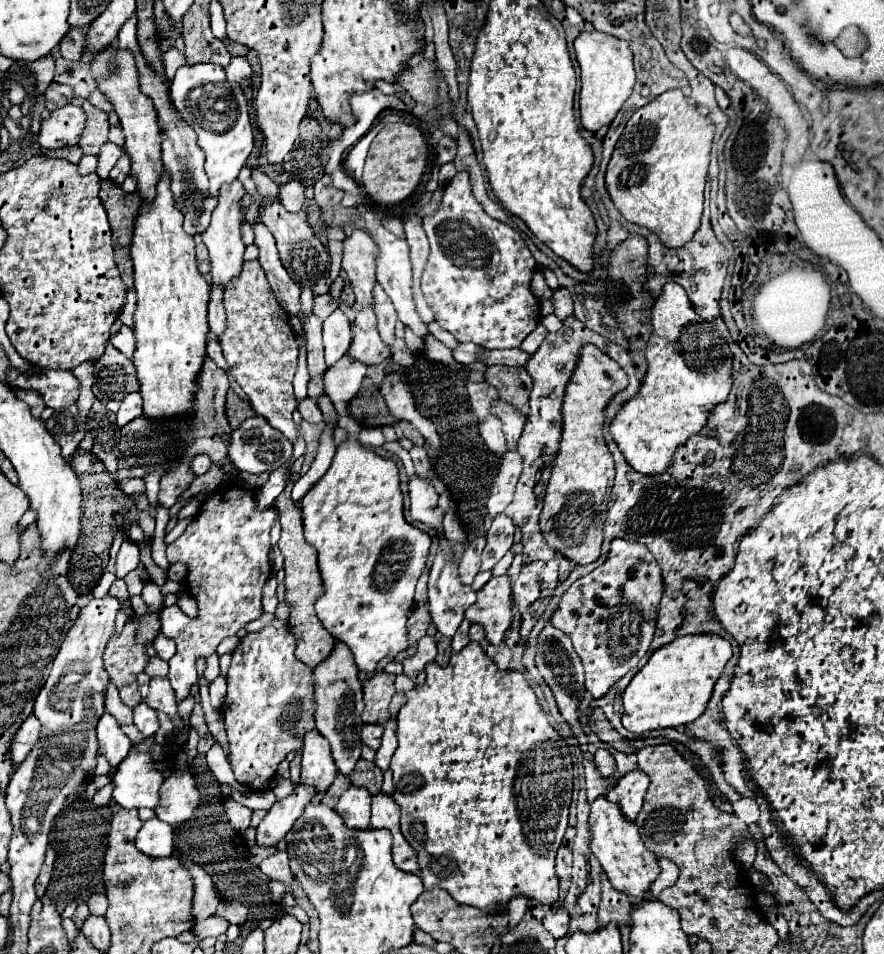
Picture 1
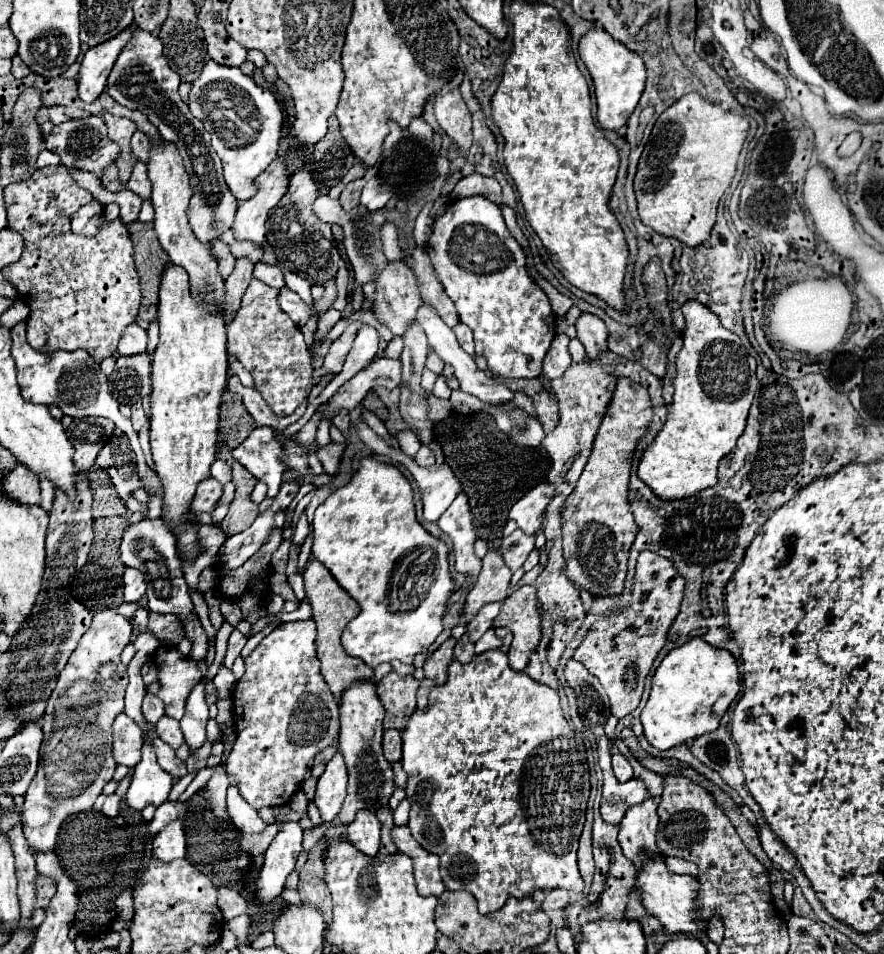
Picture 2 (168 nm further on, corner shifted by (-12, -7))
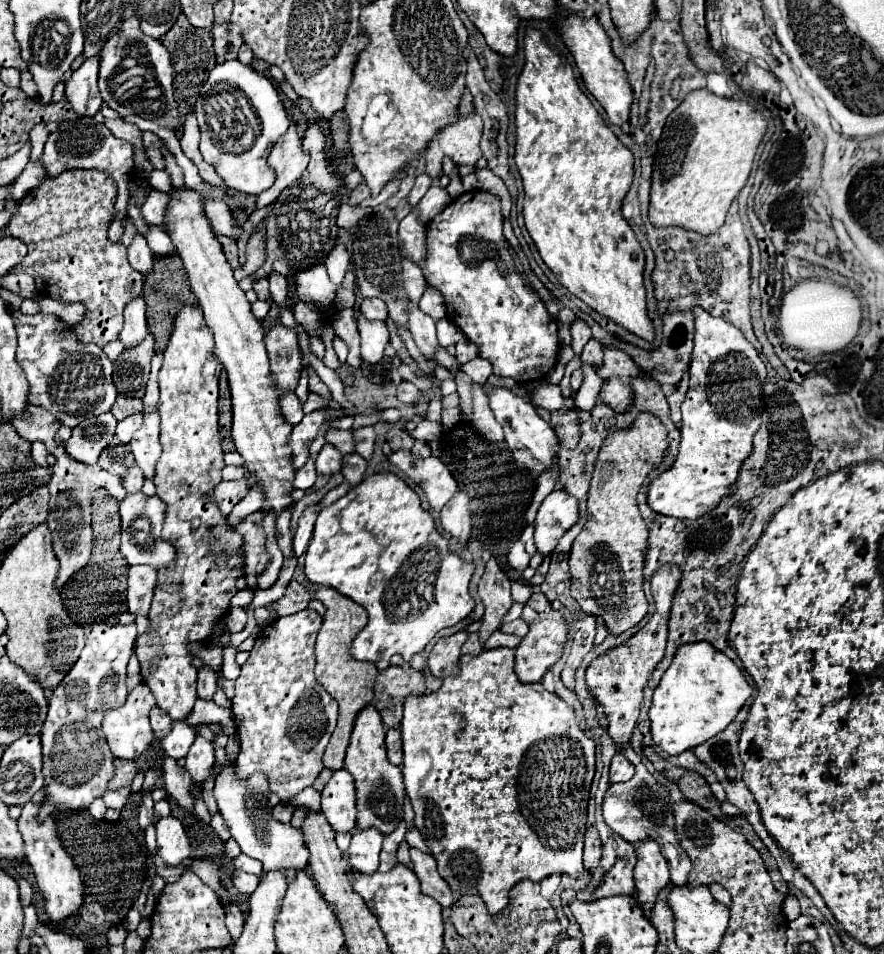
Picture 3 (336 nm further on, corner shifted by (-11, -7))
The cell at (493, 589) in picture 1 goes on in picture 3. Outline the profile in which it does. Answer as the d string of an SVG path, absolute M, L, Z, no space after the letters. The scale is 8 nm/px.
M532 593L530 601L524 605L522 619L530 623L528 635L522 639L522 643L516 647L516 675L522 683L540 683L546 675L546 671L562 657L564 643L568 641L568 627L566 619L560 611L552 609L550 601L540 593Z

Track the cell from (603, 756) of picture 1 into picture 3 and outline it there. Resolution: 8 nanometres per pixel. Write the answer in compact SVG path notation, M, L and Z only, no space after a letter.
M616 753L610 765L610 783L630 781L632 777L634 777L634 765L622 753Z

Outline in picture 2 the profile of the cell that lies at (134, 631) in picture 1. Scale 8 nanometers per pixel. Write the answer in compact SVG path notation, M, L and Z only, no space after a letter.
M145 693L145 697L143 697L143 715L151 725L155 725L163 715L163 701L159 697L155 697L153 693Z

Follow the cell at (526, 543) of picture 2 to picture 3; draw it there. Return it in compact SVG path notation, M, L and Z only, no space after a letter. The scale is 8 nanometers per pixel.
M516 541L508 553L508 563L516 569L516 571L524 571L530 563L530 555L526 553L524 549L524 543L522 541Z

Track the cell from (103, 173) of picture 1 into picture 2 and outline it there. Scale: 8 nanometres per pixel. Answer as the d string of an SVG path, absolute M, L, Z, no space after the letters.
M137 161L135 167L133 167L133 171L131 171L131 177L127 181L127 189L135 191L143 199L149 199L149 187L151 187L151 183L147 179L147 167L145 167L145 163Z

